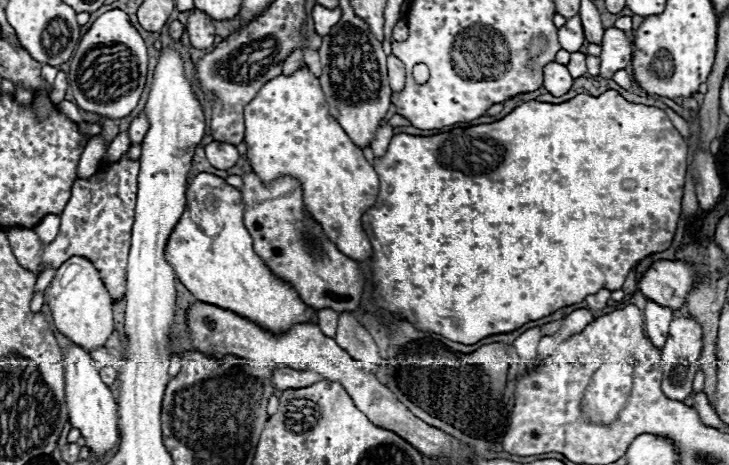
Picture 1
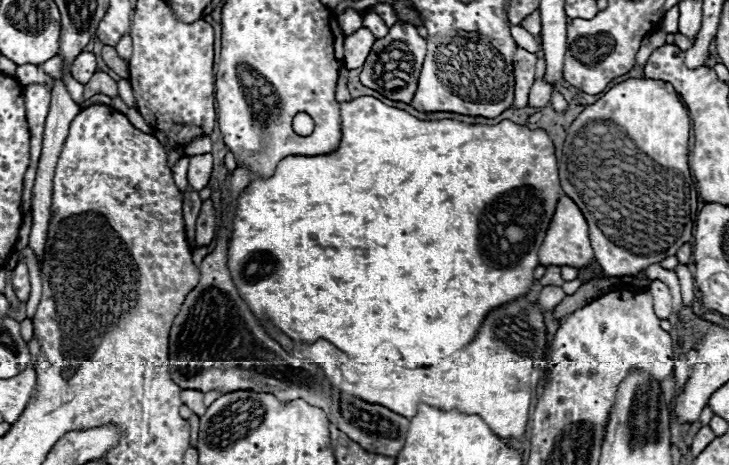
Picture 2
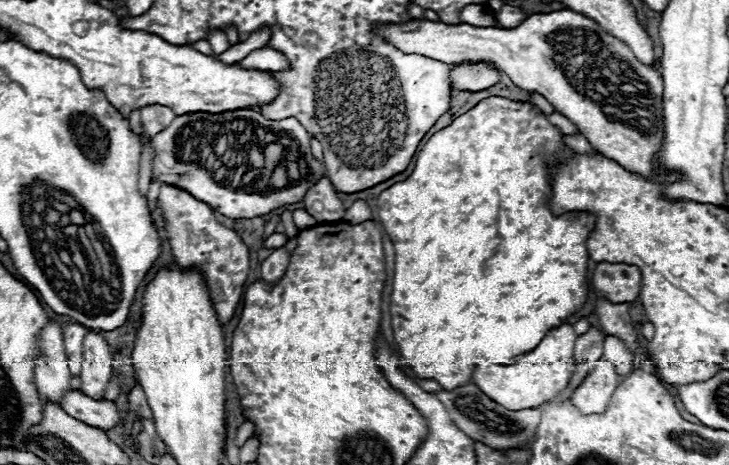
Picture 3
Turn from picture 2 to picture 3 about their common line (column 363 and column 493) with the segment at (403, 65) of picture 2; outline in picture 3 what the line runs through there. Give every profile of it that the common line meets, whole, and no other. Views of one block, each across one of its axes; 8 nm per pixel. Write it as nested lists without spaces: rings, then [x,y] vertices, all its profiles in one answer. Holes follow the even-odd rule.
[[[458,64],[458,68],[452,70],[452,88],[456,88],[456,90],[478,92],[478,90],[484,90],[484,88],[496,84],[498,80],[500,80],[498,70],[490,64]]]

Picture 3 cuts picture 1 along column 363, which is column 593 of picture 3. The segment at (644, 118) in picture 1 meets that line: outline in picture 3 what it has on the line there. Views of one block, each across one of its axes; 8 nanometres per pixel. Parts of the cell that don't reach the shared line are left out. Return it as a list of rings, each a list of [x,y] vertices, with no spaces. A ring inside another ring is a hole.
[[[500,96],[486,98],[478,102],[474,108],[470,108],[466,114],[458,116],[450,126],[438,130],[430,136],[430,140],[424,144],[424,148],[418,152],[414,172],[404,180],[396,182],[390,188],[386,188],[378,196],[378,220],[384,226],[386,234],[390,236],[394,250],[396,250],[396,268],[394,268],[394,290],[390,296],[390,316],[392,316],[392,332],[394,342],[398,344],[398,354],[404,362],[412,366],[412,372],[418,378],[436,380],[444,390],[454,390],[462,386],[464,382],[470,382],[470,374],[476,368],[476,358],[486,356],[496,362],[506,362],[516,356],[526,354],[538,342],[552,330],[554,326],[560,326],[566,322],[568,316],[572,316],[588,296],[586,286],[586,266],[588,266],[588,250],[586,240],[588,234],[594,228],[596,218],[586,212],[568,212],[562,216],[552,216],[548,208],[550,198],[550,186],[548,186],[548,172],[544,168],[544,162],[550,158],[564,158],[572,154],[572,150],[562,142],[562,134],[546,120],[538,108],[526,102],[516,102]]]

